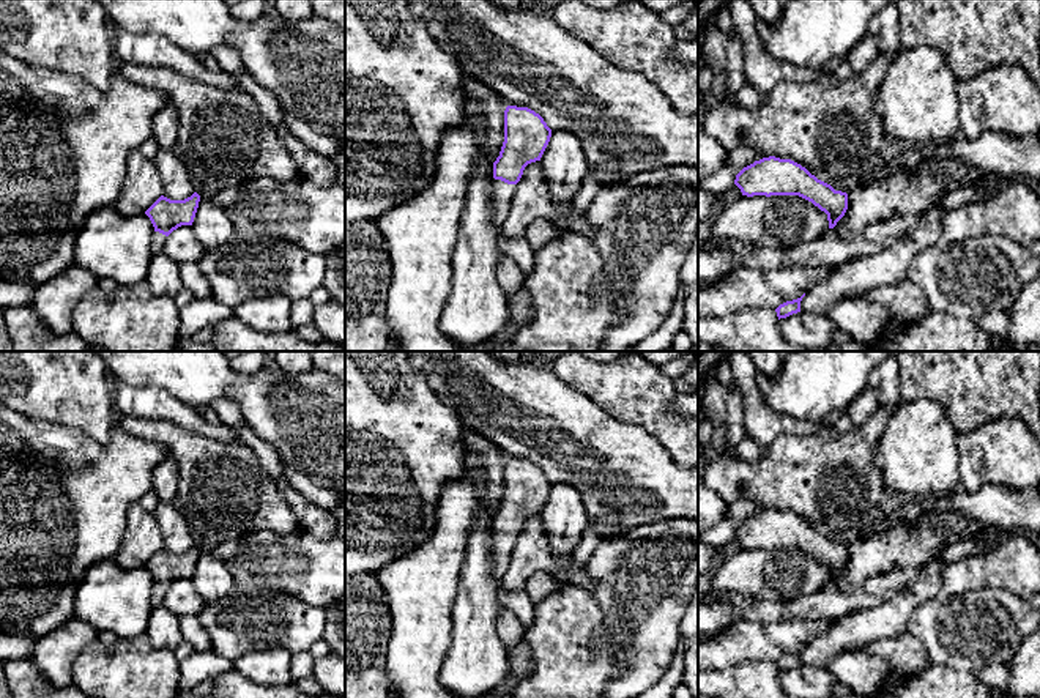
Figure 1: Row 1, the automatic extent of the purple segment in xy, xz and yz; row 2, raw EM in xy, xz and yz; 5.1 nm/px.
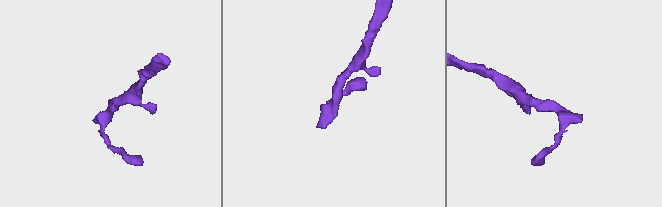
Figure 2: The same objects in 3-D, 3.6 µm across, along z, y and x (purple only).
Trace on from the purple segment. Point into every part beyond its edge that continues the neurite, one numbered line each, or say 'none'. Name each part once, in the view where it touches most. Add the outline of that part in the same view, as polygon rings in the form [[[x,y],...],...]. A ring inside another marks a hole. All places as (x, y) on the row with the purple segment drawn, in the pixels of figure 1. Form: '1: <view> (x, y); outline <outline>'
1: xz (501, 193); outline [[[493,180],[492,202],[493,202],[493,224],[500,228],[507,216],[515,184],[507,184],[501,180]]]

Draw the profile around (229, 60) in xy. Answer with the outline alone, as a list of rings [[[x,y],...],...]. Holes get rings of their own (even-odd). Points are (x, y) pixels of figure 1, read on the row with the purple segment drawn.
[[[230,46],[216,47],[211,55],[217,60],[221,71],[233,74],[243,68],[243,60],[240,54]]]

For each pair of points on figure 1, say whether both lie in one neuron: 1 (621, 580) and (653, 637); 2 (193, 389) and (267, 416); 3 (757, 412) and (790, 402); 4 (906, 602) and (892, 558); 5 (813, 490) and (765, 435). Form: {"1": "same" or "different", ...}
{"1": "same", "2": "same", "3": "different", "4": "different", "5": "different"}

